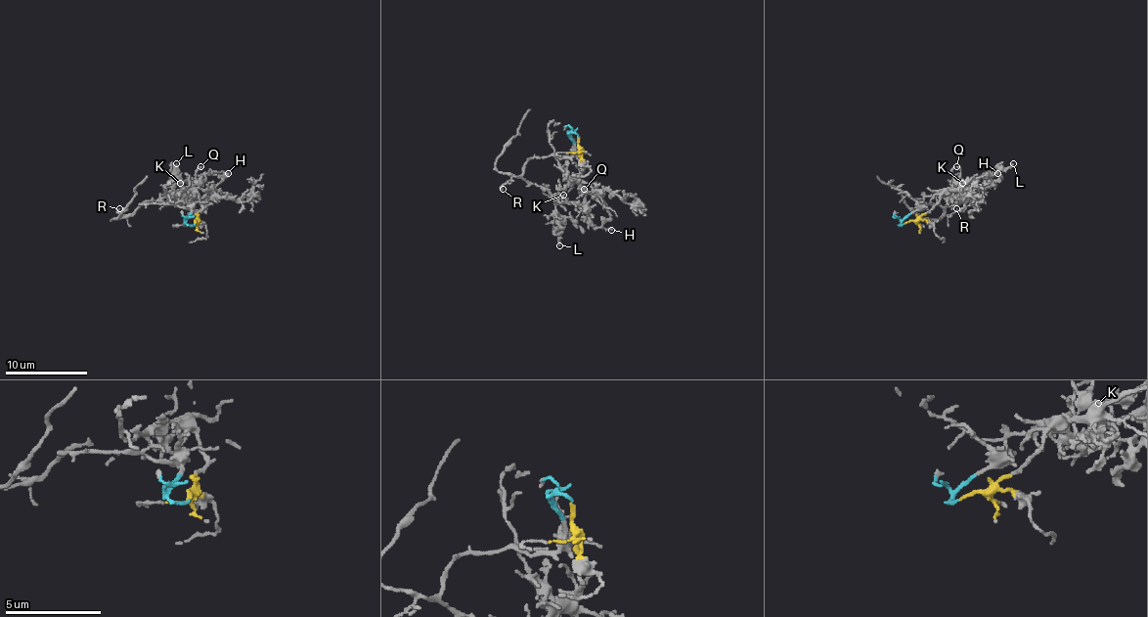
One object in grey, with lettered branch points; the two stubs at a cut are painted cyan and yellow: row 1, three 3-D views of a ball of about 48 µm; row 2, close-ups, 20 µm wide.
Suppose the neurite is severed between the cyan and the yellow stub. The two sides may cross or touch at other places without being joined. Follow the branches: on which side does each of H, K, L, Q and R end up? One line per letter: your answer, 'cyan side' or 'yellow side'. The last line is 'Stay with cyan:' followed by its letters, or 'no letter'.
H: yellow side
K: cyan side
L: cyan side
Q: yellow side
R: cyan side
Stay with cyan: K, L, R

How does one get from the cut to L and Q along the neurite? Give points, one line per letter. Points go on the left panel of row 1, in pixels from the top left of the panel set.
L: (196, 224), (185, 222), (192, 210), (181, 201), (140, 206), (171, 190), (177, 163)
Q: (196, 224), (196, 214), (201, 208), (196, 171), (201, 167)

